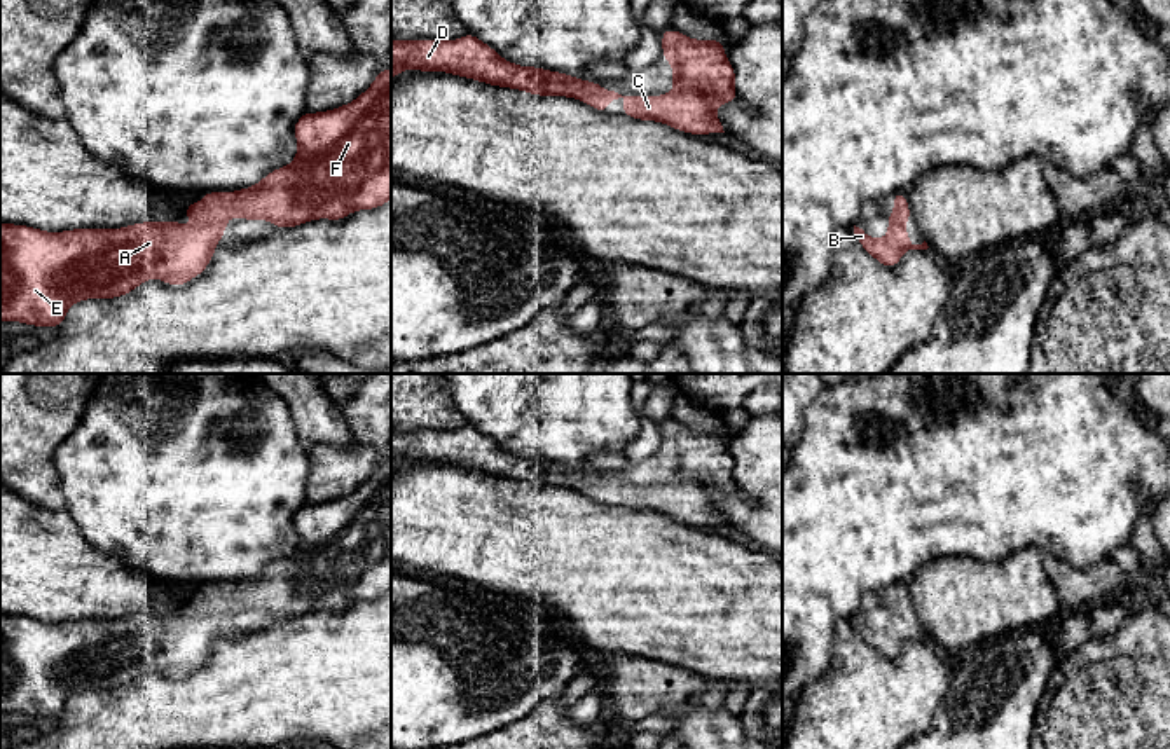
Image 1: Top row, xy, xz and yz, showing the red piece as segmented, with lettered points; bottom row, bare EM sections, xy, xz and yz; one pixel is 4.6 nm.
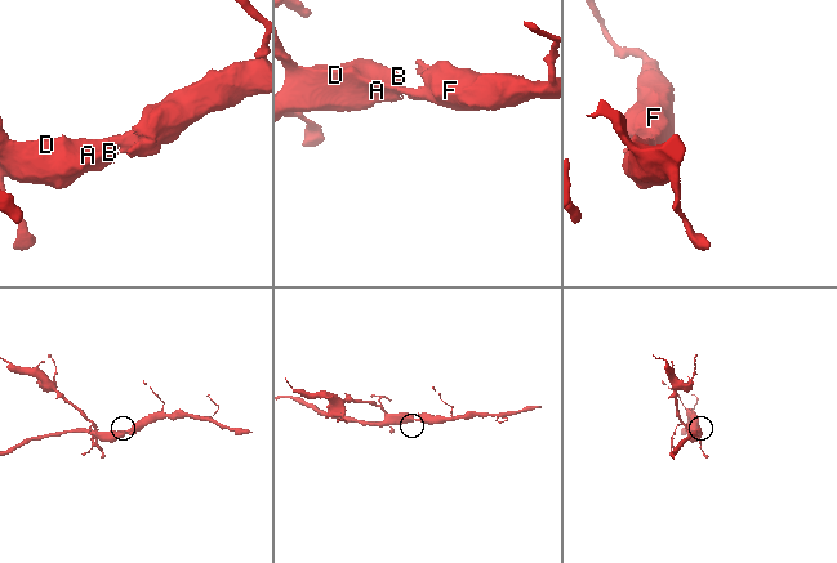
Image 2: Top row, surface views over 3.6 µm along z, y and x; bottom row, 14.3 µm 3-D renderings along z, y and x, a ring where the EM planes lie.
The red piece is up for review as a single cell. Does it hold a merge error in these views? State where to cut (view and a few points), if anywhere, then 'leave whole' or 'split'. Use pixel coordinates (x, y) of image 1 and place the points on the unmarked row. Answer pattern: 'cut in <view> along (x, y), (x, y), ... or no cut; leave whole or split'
no cut; leave whole

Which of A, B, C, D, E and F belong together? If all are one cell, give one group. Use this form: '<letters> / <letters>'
A B C D E F

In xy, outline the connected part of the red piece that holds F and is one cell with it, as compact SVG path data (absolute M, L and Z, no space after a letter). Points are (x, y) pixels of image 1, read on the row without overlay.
M391 459L377 464L356 491L320 505L304 503L293 517L299 534L295 550L272 560L257 576L236 583L204 583L183 608L196 615L140 613L120 620L72 620L45 623L0 613L0 712L58 719L66 700L87 690L115 690L131 684L150 669L182 677L204 663L227 608L267 611L279 622L318 609L342 611L358 601L381 599L391 590Z

